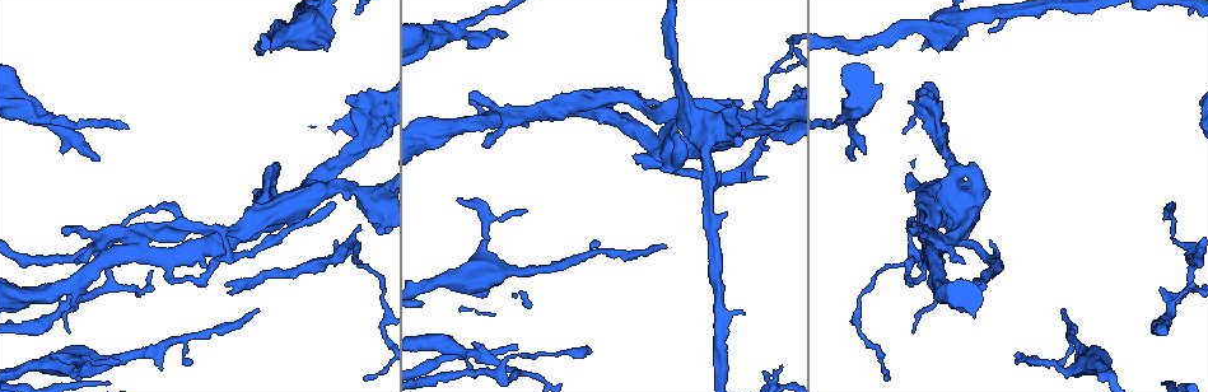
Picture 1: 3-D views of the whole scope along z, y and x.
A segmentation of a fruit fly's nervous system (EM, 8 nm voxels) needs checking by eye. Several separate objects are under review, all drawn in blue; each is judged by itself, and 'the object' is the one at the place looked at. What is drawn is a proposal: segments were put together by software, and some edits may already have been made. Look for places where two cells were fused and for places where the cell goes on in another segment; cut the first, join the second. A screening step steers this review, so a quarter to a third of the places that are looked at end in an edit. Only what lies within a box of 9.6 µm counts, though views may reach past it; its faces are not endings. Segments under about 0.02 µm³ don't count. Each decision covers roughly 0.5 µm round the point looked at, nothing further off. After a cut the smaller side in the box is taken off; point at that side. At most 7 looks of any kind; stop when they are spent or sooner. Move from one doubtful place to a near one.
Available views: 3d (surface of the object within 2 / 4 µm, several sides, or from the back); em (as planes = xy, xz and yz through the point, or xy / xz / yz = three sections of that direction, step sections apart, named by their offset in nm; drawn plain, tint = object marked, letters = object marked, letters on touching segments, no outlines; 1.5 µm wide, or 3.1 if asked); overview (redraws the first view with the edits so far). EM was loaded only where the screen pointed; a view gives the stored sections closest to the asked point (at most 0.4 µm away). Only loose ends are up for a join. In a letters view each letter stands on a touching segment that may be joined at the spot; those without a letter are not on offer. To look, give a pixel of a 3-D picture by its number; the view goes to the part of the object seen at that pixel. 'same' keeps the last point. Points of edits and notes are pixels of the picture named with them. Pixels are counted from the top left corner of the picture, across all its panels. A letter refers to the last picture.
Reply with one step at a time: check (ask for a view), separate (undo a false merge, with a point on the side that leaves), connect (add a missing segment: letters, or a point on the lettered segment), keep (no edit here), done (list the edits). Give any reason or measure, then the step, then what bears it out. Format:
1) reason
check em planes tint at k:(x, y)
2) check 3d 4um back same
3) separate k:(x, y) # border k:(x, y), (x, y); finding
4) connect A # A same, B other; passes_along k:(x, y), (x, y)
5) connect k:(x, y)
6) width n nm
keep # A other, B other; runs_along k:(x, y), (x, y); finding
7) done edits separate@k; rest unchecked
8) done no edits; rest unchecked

thick end
check em planes letters at 1:(382, 234)

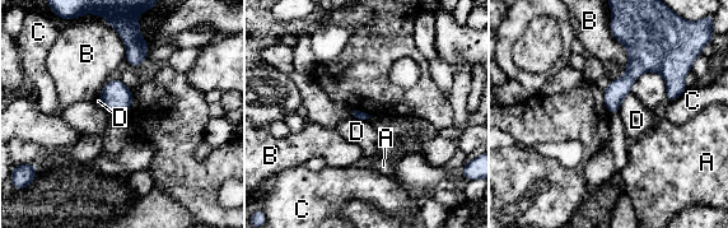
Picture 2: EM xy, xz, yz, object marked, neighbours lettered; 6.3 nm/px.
keep # A other, B other, C other, D other; none of them fits

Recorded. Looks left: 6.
free end
check em planes letters at 1:(97, 157)

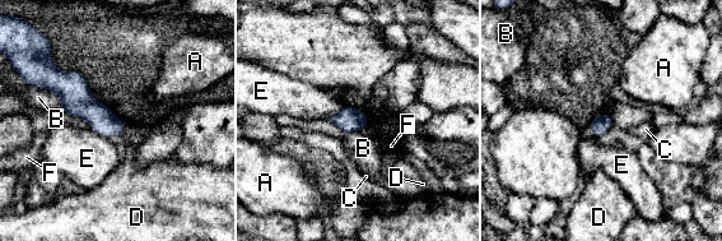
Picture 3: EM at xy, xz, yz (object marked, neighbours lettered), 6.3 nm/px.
width 120 nm; longest_contact B 240 nm
keep # A other, B other, C other, D other, E other, F other; no lettered segment goes on from it

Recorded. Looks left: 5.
check 3d 2um at 1:(743, 172)

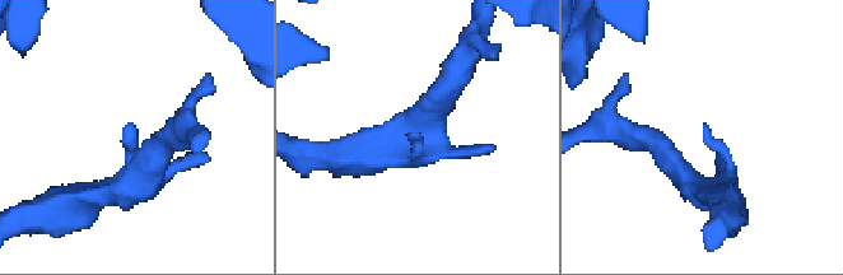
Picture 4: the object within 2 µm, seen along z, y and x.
check em planes plain at 4:(411, 137)

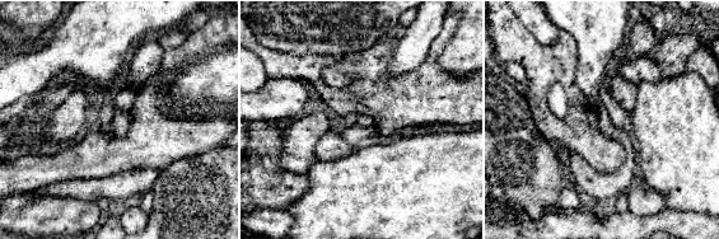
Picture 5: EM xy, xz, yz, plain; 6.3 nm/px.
see the neighbours
check em planes letters same

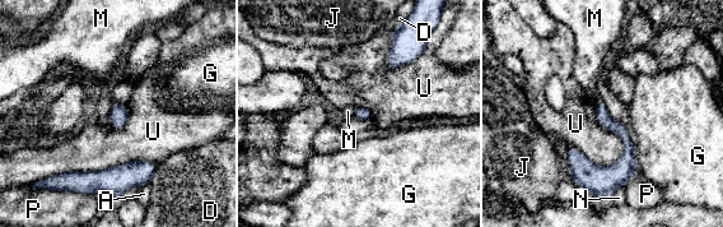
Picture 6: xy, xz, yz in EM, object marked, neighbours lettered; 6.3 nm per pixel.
keep # A other, D other, G other, J other, M other, N other, P other, U other; no lettered segment goes on from it

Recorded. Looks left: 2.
done no edits; rest unchecked

